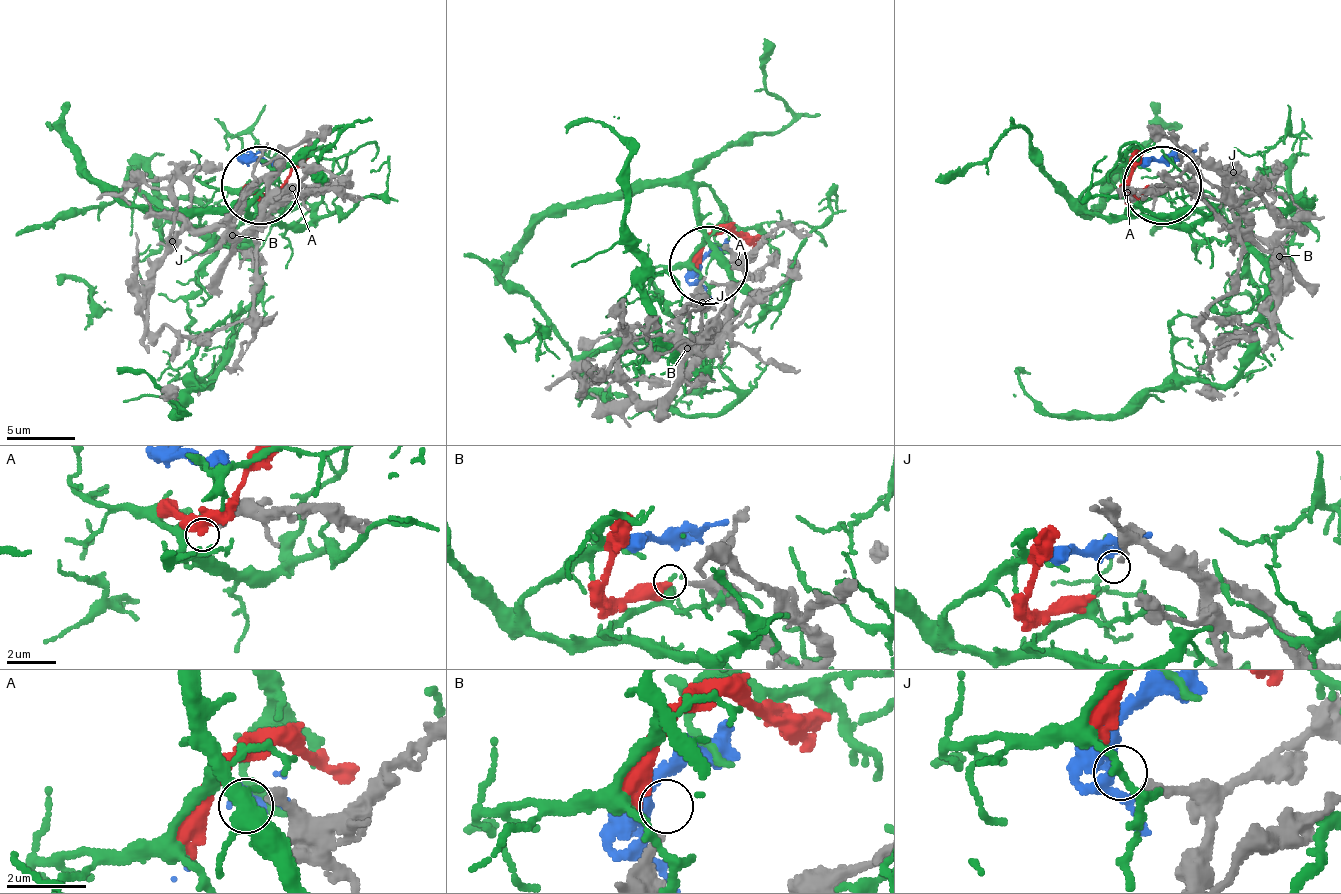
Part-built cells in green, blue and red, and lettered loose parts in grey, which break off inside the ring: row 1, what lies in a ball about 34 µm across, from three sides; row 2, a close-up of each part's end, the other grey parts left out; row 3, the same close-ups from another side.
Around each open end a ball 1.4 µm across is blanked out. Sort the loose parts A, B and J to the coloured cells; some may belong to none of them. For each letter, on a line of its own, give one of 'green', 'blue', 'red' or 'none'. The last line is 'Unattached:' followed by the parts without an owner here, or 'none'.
A: none
B: red
J: none
Unattached: A, J

